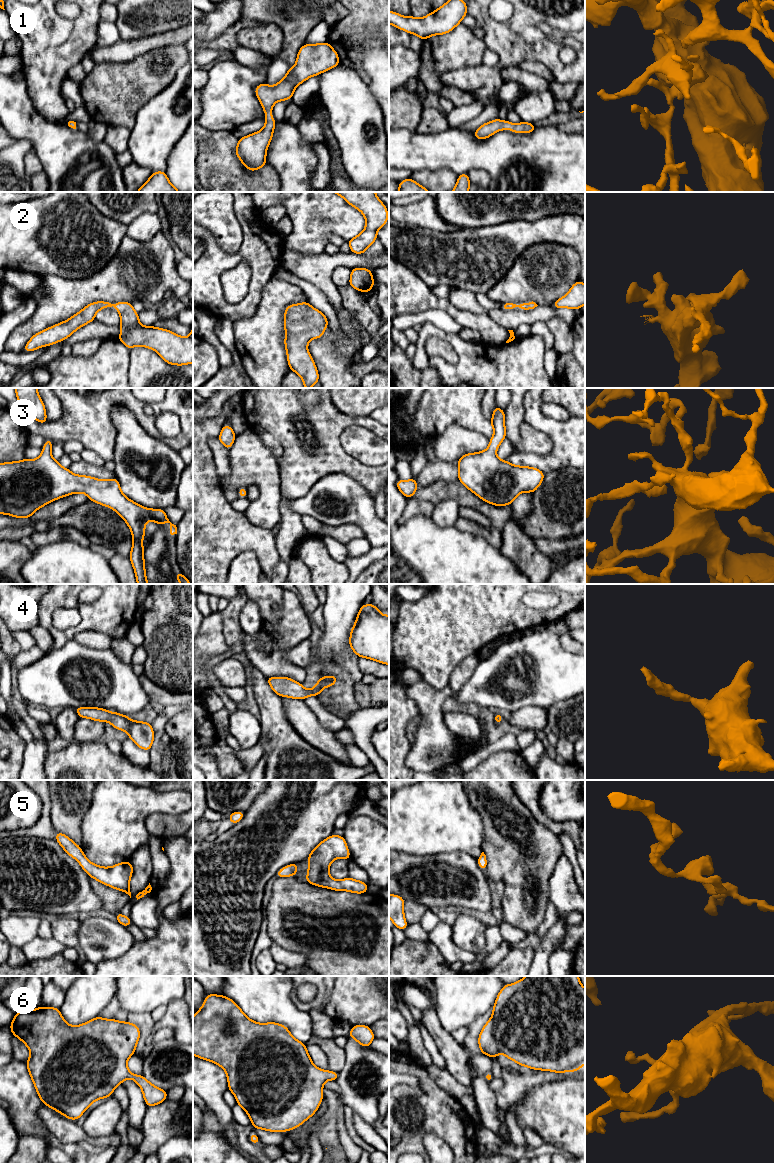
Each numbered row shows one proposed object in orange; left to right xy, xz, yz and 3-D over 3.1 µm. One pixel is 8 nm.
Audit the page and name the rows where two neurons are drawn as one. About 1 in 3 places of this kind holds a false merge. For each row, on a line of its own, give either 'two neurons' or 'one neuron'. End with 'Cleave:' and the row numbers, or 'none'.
1: one neuron
2: one neuron
3: one neuron
4: one neuron
5: one neuron
6: one neuron
Cleave: none

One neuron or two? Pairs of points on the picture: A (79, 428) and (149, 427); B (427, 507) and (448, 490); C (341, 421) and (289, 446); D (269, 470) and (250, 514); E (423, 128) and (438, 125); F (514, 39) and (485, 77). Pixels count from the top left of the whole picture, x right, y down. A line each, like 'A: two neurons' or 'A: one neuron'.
A: one neuron
B: two neurons
C: one neuron
D: one neuron
E: one neuron
F: one neuron

